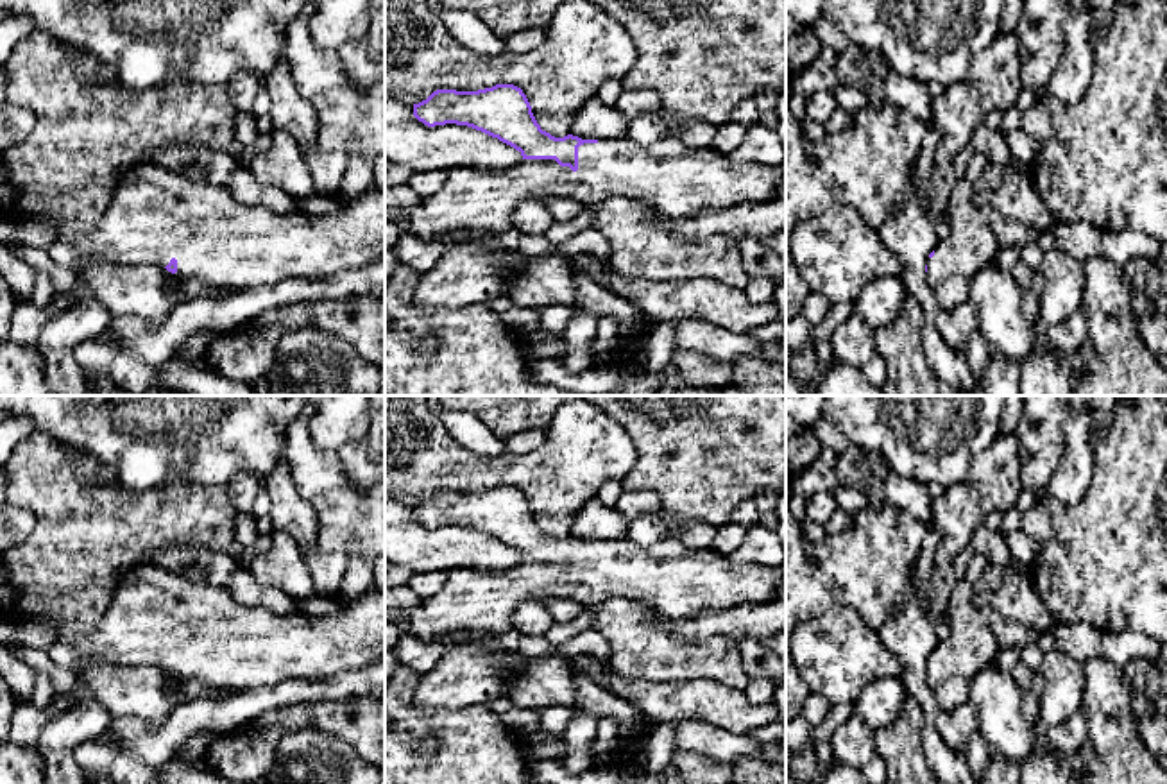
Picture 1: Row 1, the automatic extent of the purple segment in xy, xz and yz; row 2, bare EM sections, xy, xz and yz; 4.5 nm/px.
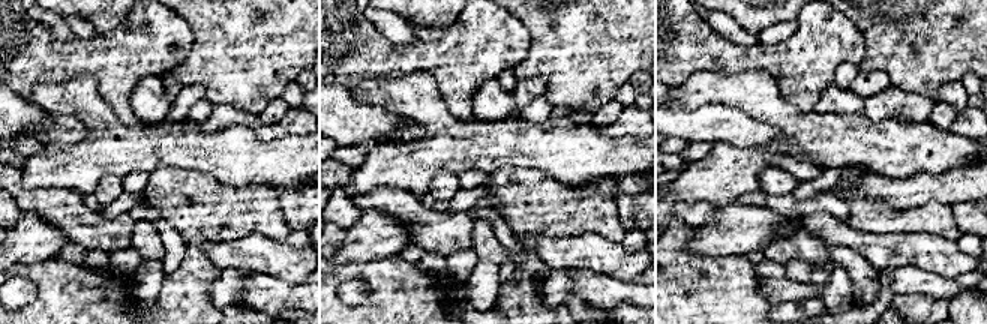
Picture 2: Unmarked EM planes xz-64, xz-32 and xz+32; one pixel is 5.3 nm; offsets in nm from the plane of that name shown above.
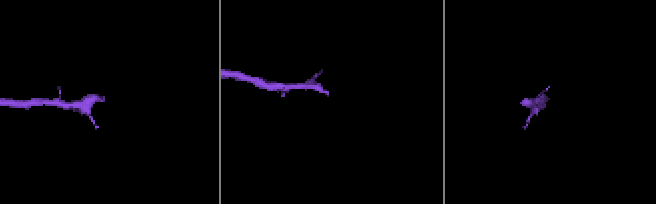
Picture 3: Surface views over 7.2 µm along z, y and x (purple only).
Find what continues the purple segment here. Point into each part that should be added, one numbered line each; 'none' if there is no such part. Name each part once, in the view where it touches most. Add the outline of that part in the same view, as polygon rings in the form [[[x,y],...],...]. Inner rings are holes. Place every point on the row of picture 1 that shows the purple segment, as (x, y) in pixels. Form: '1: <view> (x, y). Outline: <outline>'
1: xz (673, 179). Outline: [[[628,136],[605,138],[578,147],[576,172],[560,166],[555,159],[523,159],[507,172],[490,174],[456,168],[449,172],[446,184],[435,195],[422,199],[399,224],[401,231],[431,242],[501,233],[514,229],[514,211],[521,202],[546,197],[567,197],[584,206],[614,197],[635,199],[662,217],[686,218],[703,209],[768,202],[786,192],[784,181],[786,163],[732,161],[712,145],[689,147],[677,138],[639,145]]]

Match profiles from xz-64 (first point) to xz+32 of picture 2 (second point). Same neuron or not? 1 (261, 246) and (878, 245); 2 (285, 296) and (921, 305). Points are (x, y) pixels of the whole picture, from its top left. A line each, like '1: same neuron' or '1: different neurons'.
1: same neuron
2: different neurons

